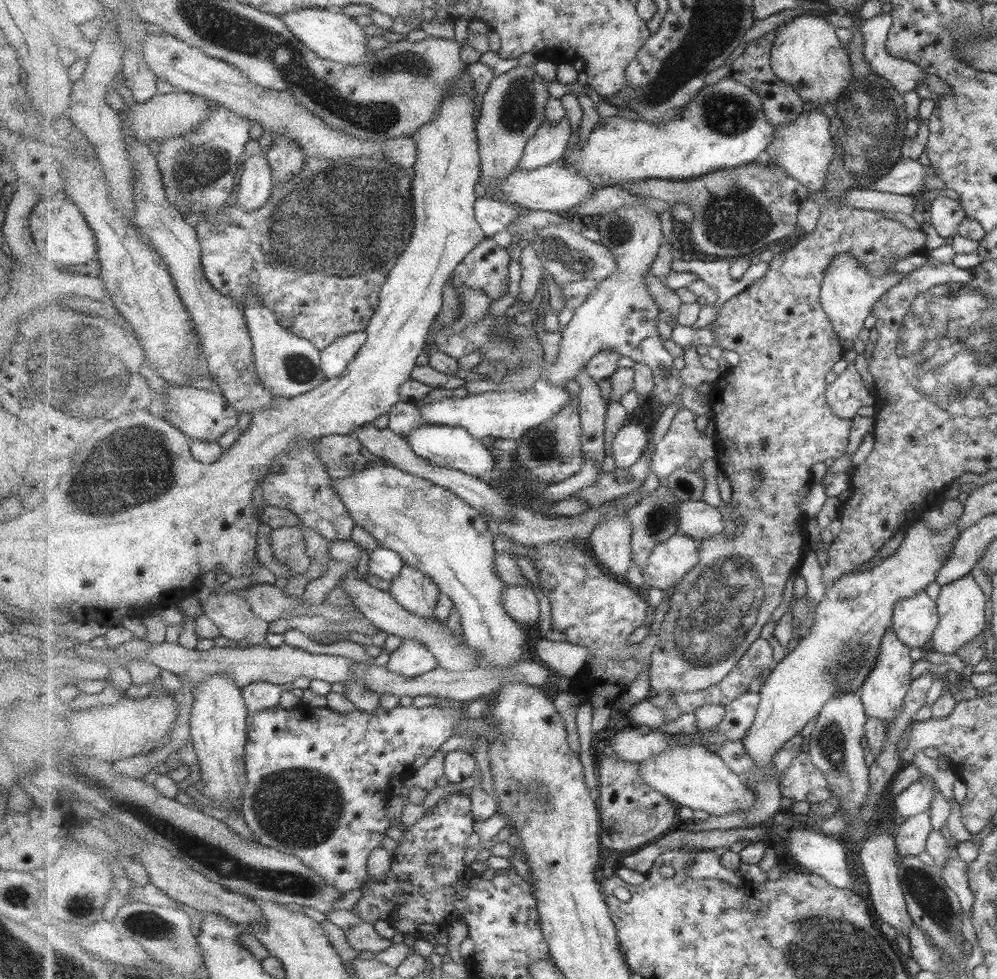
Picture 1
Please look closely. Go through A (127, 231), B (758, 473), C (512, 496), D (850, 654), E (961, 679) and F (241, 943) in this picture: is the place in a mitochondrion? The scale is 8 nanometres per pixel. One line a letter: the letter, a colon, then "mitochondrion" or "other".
A: other
B: other
C: other
D: mitochondrion
E: other
F: other

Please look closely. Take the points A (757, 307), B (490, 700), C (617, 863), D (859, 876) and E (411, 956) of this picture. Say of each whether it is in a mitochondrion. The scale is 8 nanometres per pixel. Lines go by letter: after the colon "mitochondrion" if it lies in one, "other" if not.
A: other
B: other
C: other
D: other
E: other

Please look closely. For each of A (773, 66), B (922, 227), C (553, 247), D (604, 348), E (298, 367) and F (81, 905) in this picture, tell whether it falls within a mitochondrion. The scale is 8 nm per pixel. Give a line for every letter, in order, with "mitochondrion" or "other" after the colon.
A: other
B: other
C: mitochondrion
D: other
E: mitochondrion
F: mitochondrion

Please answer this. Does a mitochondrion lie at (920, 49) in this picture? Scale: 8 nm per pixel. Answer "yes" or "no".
no

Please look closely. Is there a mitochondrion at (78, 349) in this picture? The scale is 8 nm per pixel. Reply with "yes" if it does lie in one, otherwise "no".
yes

